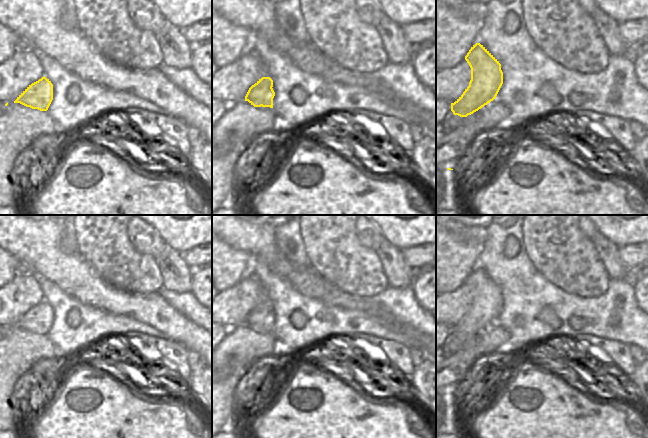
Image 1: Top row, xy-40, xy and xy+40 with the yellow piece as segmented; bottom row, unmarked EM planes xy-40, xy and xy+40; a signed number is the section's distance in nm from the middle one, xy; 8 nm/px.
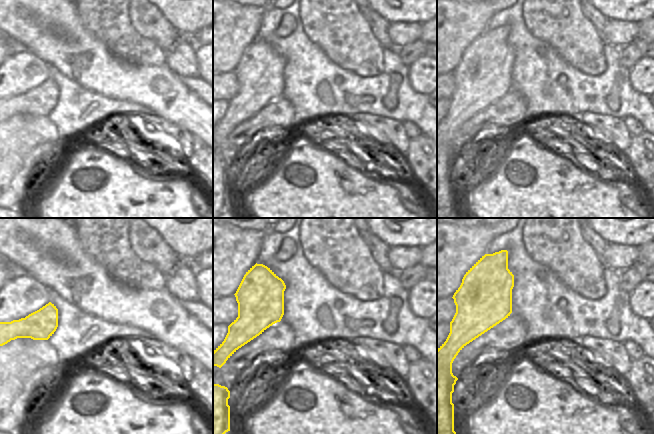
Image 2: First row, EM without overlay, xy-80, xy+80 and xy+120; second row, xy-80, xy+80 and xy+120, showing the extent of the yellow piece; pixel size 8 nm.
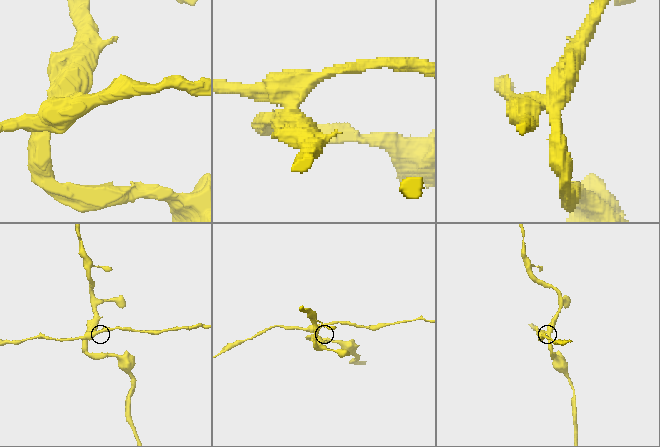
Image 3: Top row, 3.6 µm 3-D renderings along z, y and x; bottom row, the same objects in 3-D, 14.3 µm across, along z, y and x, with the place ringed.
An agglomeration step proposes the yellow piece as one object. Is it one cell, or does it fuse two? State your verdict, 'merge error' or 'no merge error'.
merge error

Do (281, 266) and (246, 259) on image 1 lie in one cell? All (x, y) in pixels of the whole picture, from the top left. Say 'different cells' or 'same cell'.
different cells

